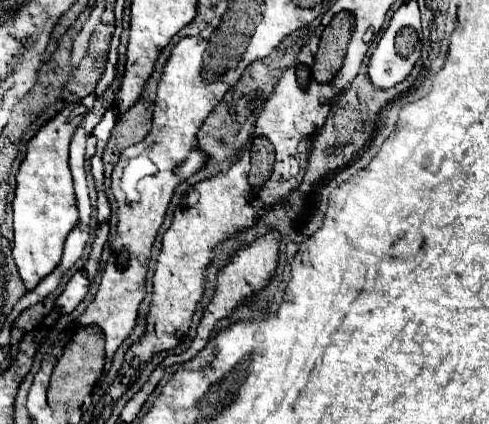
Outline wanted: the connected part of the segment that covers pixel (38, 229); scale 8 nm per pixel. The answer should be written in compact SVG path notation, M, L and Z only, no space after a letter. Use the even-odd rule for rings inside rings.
M67 104L51 120L47 120L27 144L27 154L19 166L17 190L13 198L13 258L27 290L33 290L41 278L45 278L61 260L67 234L77 224L73 178L69 172L69 142L79 122L71 122L71 110L75 104Z

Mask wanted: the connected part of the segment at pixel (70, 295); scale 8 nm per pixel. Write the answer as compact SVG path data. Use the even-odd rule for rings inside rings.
M75 272L71 276L71 280L67 282L63 294L57 298L57 306L59 310L75 310L77 304L85 298L87 290L89 290L89 278L85 278L81 272Z

